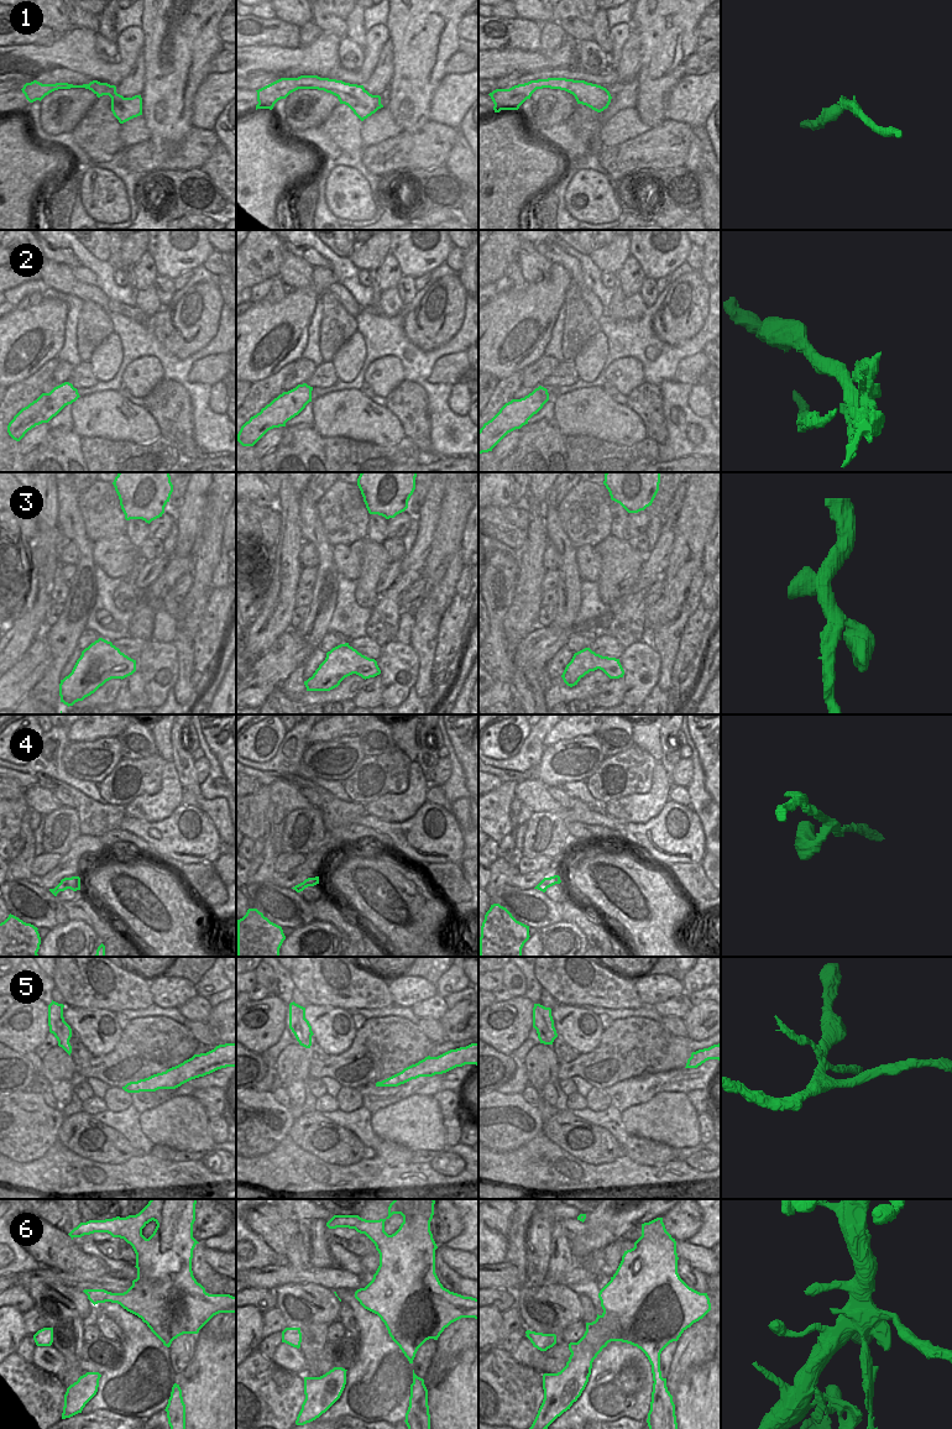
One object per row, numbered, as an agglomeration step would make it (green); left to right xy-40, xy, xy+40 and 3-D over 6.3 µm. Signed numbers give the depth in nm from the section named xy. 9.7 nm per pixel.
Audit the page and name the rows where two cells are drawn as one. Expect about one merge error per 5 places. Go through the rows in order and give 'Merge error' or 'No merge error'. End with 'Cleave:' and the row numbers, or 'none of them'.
1: No merge error
2: Merge error
3: No merge error
4: No merge error
5: Merge error
6: Merge error
Cleave: 2, 5, 6.

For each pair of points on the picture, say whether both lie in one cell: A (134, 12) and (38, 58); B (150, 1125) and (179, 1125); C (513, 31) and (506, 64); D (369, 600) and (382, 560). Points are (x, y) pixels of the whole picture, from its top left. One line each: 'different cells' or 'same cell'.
A: different cells
B: same cell
C: different cells
D: same cell

